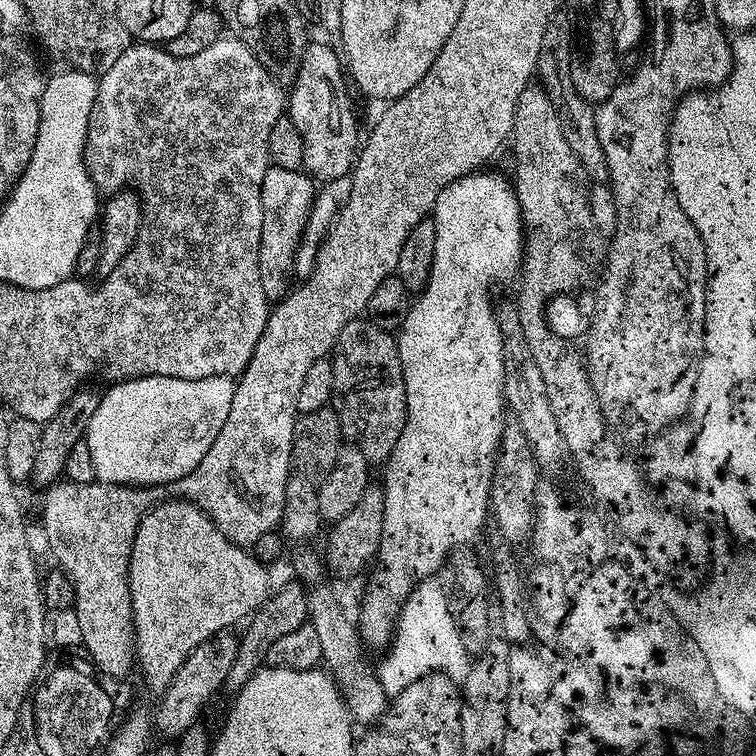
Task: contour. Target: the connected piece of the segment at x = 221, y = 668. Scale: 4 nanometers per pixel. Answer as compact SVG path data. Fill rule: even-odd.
M231 631L222 632L218 636L211 636L206 642L192 651L186 658L186 662L182 662L182 666L172 675L172 681L168 687L164 689L162 695L159 697L160 705L154 711L154 728L157 733L161 732L161 737L164 738L179 738L197 723L196 718L200 714L204 703L211 698L217 691L218 693L224 687L224 679L226 674L230 674L230 666L234 663L234 654L238 654L238 646L236 645L237 637Z

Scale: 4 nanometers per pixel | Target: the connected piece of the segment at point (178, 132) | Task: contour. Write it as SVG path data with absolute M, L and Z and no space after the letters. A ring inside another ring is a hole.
M221 38L214 42L214 46L206 46L202 54L189 56L175 56L155 44L132 42L120 55L118 62L114 62L114 66L103 69L96 86L94 110L90 110L90 122L86 130L86 170L101 193L111 194L131 186L140 198L144 217L140 222L138 238L122 262L118 262L112 273L99 281L101 284L91 284L87 279L80 278L82 299L74 300L74 303L82 305L82 314L80 320L76 320L76 328L72 328L72 333L84 340L84 344L80 344L80 352L76 352L76 368L82 369L85 378L91 377L99 364L104 364L104 372L112 382L134 376L169 376L183 380L211 376L236 378L244 372L254 354L254 346L258 346L258 338L262 336L270 311L270 301L262 290L262 278L258 274L258 246L262 238L262 178L266 178L266 170L270 167L270 130L274 130L274 122L278 122L278 118L286 112L286 96L280 93L279 87L281 85L261 66L260 59L241 40L235 38Z

